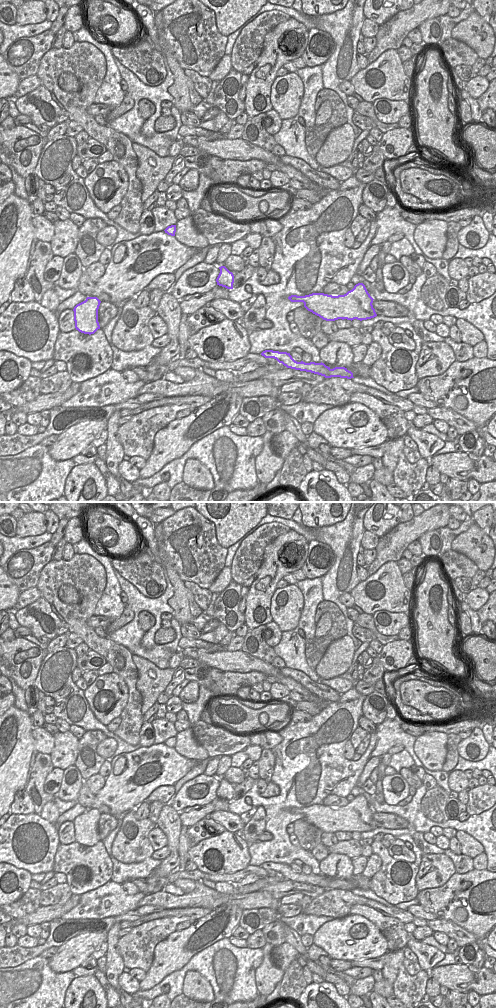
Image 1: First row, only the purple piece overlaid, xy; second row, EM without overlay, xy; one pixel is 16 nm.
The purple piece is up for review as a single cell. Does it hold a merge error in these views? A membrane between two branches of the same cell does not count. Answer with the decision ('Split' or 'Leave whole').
Leave whole.

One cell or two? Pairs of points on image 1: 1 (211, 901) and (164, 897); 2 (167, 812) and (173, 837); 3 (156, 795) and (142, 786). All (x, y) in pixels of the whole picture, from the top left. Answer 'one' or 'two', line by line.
1: one
2: one
3: two

